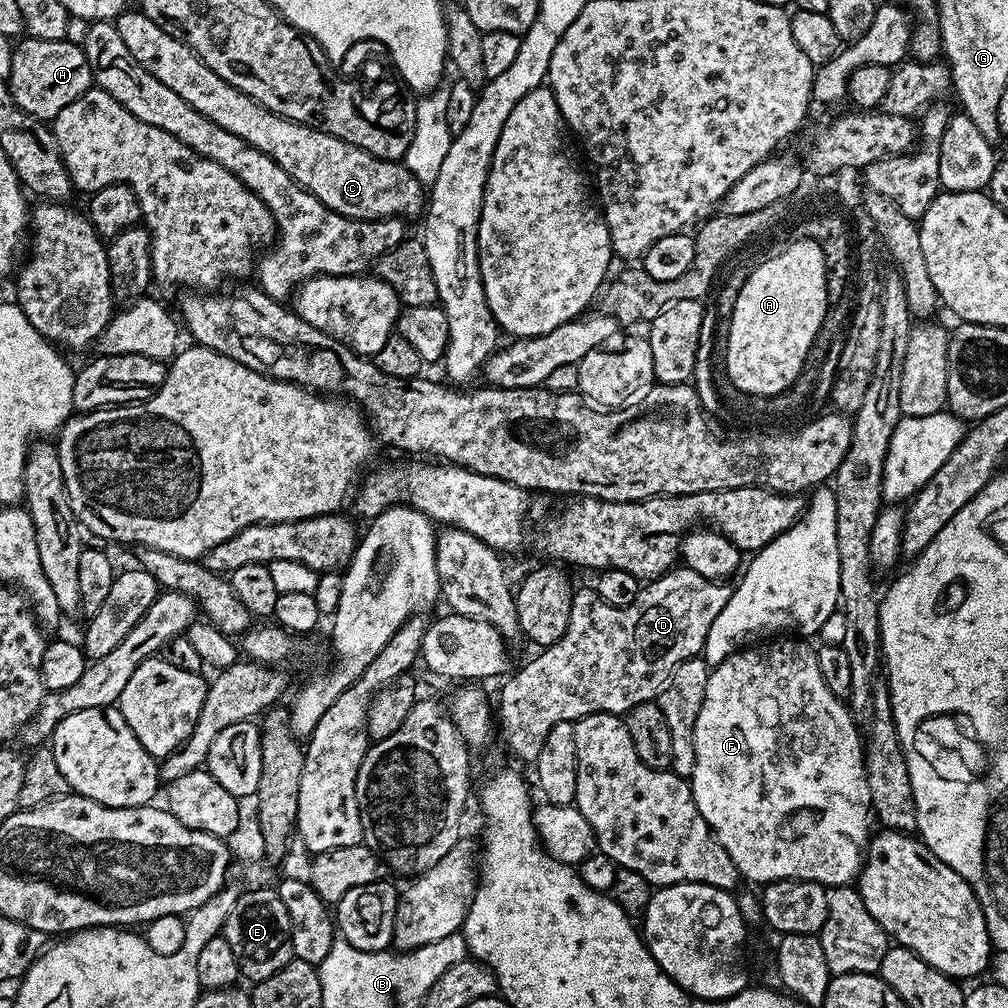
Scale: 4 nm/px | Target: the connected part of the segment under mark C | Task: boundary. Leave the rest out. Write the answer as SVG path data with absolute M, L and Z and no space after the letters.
M125 10L116 17L114 23L118 34L122 34L122 42L126 42L126 50L130 50L130 54L136 59L138 66L142 66L142 70L154 74L154 78L158 78L162 86L170 86L170 90L174 90L178 98L185 100L195 112L210 118L215 124L222 126L222 130L230 130L230 134L242 138L250 146L262 150L262 154L274 158L274 162L278 162L278 166L282 166L282 170L290 174L293 182L312 194L314 198L321 200L330 210L355 220L382 220L385 216L419 217L425 211L425 185L421 184L418 178L414 178L414 174L410 174L410 170L404 167L403 163L380 160L350 142L342 142L342 138L334 138L330 134L319 132L316 128L287 120L278 113L270 111L254 98L242 94L242 90L218 78L218 74L214 74L210 66L203 64L196 53L190 50L190 46L166 34L166 30L162 30L162 26L155 24L145 12Z

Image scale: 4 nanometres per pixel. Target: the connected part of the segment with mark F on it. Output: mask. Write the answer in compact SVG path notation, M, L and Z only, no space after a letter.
M800 638L773 640L776 640L773 644L764 644L761 648L745 646L709 671L706 698L702 702L702 710L698 710L698 722L694 726L694 770L690 777L692 797L702 818L706 818L706 822L712 827L716 841L724 847L726 854L730 854L734 866L745 881L753 880L757 886L769 884L771 880L809 880L825 886L851 885L866 863L866 849L870 839L868 816L870 820L873 815L864 769L862 732L852 719L847 703L839 700L830 690L830 686L822 682L816 648Z

